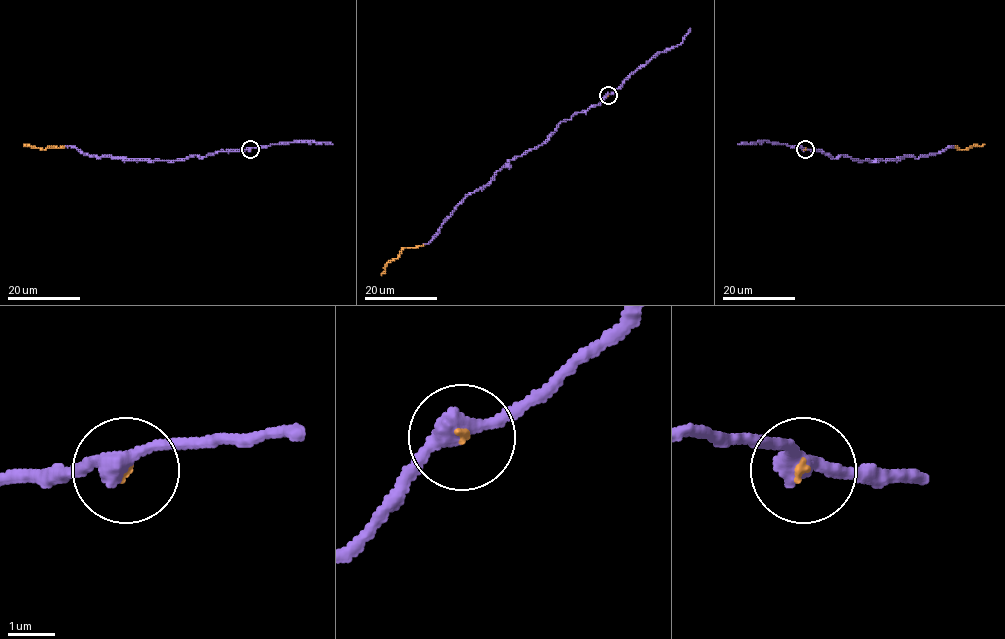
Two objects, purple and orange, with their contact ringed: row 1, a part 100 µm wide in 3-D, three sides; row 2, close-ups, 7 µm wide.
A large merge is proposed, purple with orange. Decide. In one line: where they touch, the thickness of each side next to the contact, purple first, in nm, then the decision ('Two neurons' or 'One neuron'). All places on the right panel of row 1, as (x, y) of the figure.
Place: (805, 149). Thickness 360 nm (purple) against 60 nm. One neuron

